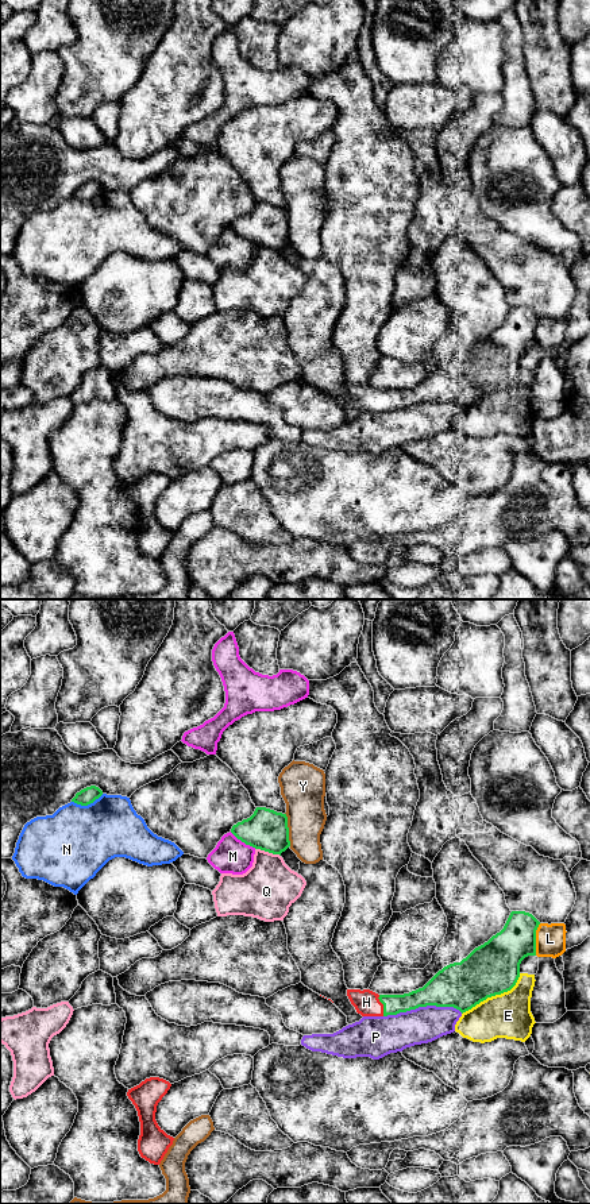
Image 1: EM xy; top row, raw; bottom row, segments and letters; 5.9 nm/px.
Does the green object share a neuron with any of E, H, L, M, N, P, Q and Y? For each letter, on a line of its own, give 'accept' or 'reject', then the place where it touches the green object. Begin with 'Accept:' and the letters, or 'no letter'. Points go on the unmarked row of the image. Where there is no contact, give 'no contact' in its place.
Accept: H
E: reject | xy (493, 390)
H: accept | xy (384, 401)
L: reject | xy (535, 335)
M: reject | xy (243, 236)
N: reject | xy (87, 200)
P: reject | xy (423, 401)
Q: reject | xy (267, 246)
Y: reject | xy (288, 224)

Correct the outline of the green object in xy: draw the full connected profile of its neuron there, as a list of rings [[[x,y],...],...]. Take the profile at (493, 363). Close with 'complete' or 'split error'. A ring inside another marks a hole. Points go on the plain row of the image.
[[[512,306],[500,328],[460,358],[444,362],[423,383],[404,390],[347,385],[347,391],[362,412],[397,410],[427,401],[454,402],[463,409],[516,381],[521,356],[536,351],[539,320],[532,309]]]; split error

